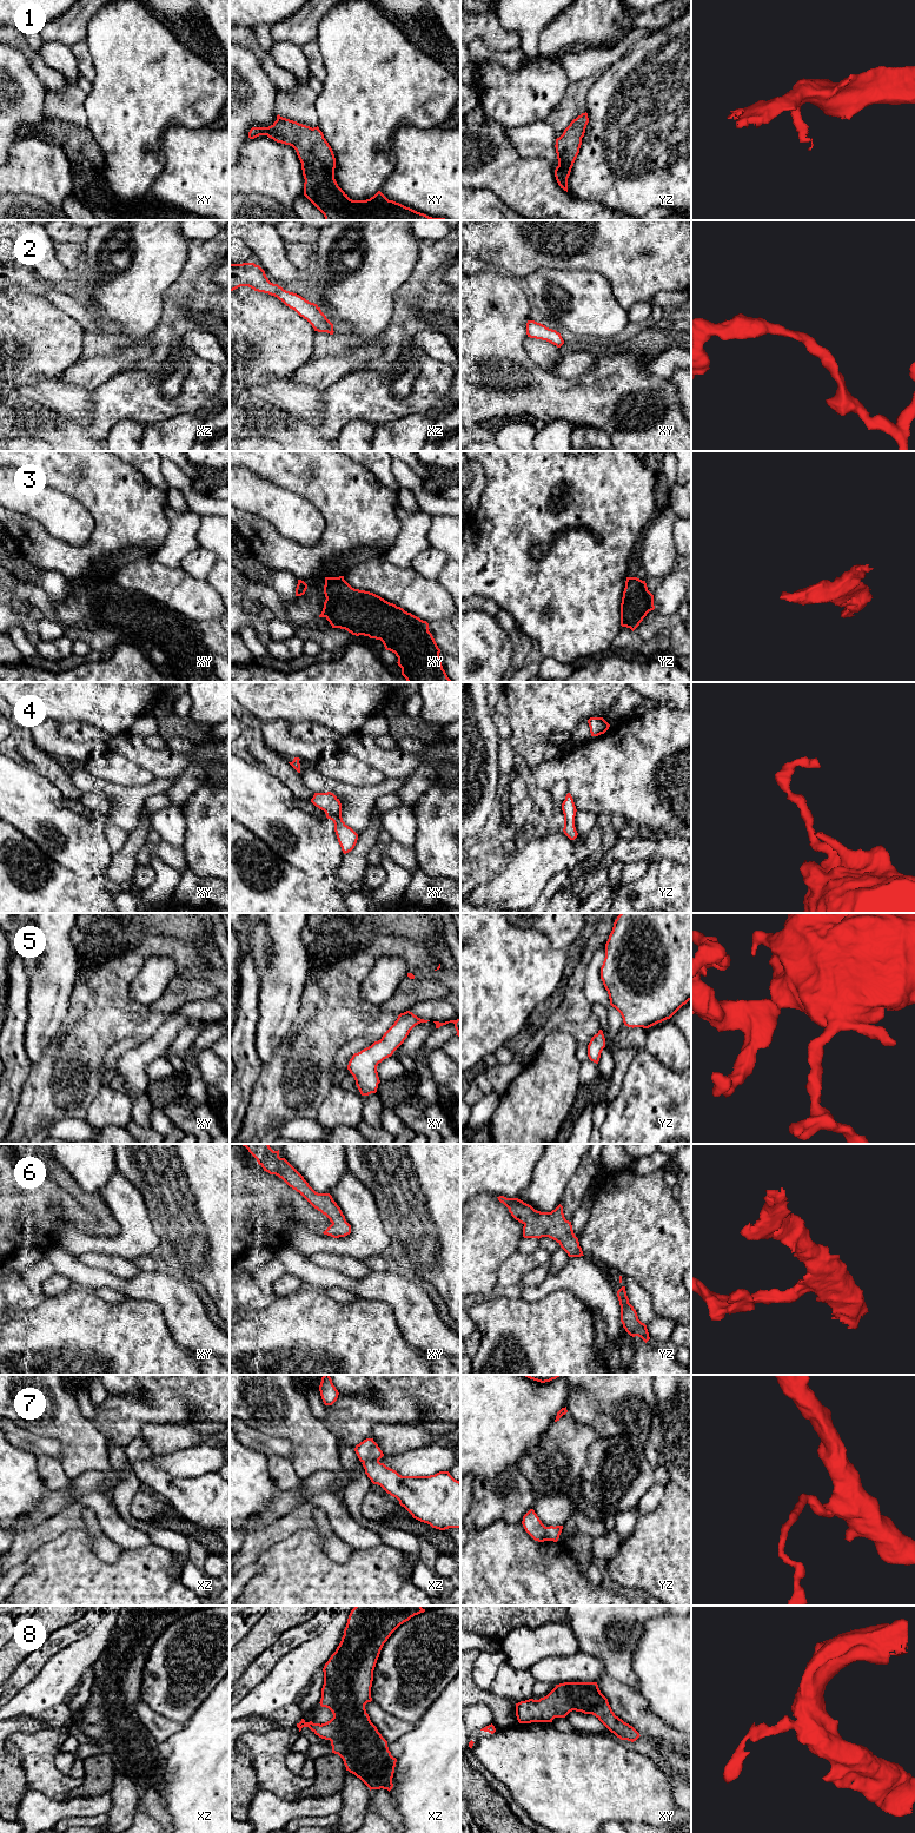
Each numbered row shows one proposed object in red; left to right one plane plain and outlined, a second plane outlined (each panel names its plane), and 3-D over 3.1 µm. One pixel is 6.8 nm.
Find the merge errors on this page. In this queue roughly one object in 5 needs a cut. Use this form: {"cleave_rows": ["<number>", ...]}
{"cleave_rows": []}

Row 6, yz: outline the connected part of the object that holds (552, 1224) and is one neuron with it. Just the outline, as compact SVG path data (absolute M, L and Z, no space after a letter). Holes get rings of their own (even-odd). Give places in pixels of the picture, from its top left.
M504 1196L497 1198L509 1209L511 1216L524 1225L524 1238L549 1237L556 1240L569 1257L584 1256L571 1222L565 1219L561 1204L551 1212L541 1212L518 1198Z

